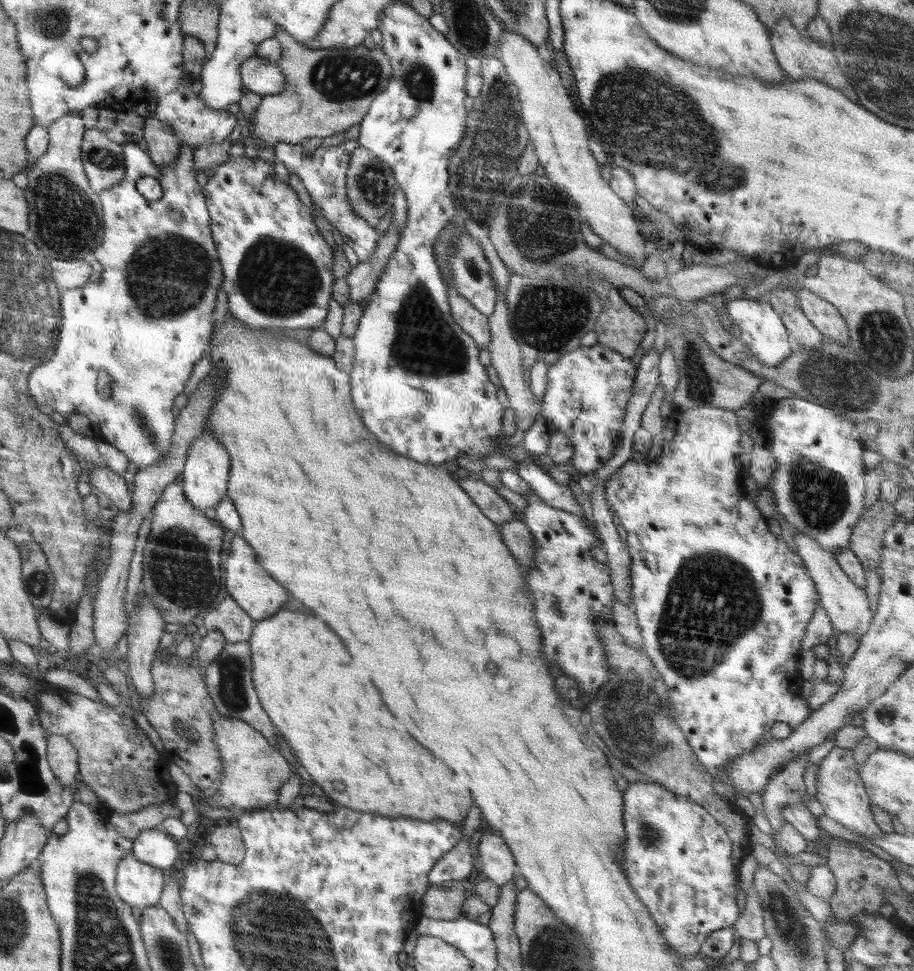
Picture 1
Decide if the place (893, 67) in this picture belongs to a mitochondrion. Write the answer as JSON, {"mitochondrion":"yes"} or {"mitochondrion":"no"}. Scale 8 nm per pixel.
{"mitochondrion":"yes"}

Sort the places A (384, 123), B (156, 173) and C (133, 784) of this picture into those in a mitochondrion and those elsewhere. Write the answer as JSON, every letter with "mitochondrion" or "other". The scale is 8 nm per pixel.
{"A":"other","B":"other","C":"mitochondrion"}

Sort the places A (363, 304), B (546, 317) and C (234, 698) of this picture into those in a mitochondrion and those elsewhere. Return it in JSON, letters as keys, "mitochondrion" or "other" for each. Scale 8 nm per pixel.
{"A":"other","B":"mitochondrion","C":"mitochondrion"}

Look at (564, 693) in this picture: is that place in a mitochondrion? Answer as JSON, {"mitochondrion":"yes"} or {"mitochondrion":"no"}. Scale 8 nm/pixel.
{"mitochondrion":"no"}

